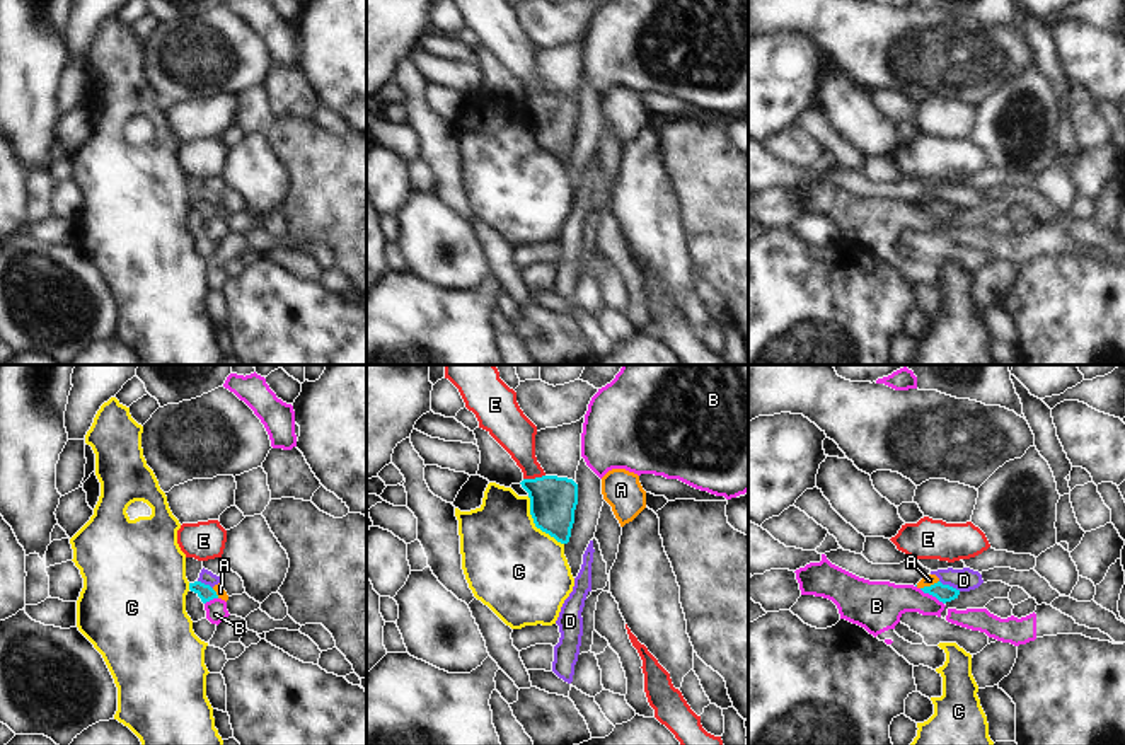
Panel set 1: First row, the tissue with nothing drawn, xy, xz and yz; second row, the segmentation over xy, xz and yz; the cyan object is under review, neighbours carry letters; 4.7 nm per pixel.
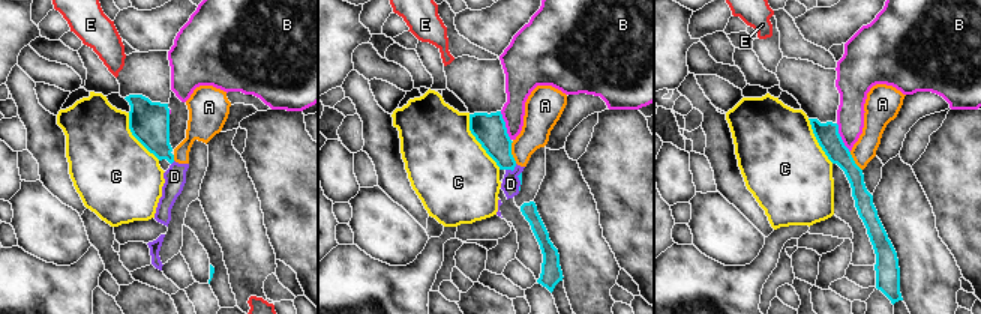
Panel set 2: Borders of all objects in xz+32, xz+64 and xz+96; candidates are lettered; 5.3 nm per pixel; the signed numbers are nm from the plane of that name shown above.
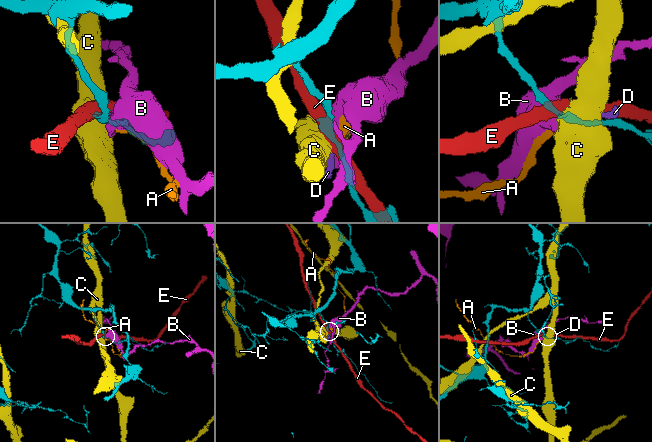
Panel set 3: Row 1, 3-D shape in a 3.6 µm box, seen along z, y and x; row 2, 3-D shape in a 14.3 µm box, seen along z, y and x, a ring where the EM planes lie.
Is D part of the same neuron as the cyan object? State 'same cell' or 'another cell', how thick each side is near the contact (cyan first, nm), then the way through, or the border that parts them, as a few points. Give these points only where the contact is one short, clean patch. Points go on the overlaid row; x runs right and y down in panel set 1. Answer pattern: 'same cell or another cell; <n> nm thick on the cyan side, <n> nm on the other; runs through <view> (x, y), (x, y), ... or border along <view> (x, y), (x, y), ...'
another cell; 80 nm thick on the cyan side, 110 nm on the other; border along yz (940, 580), (960, 590)

